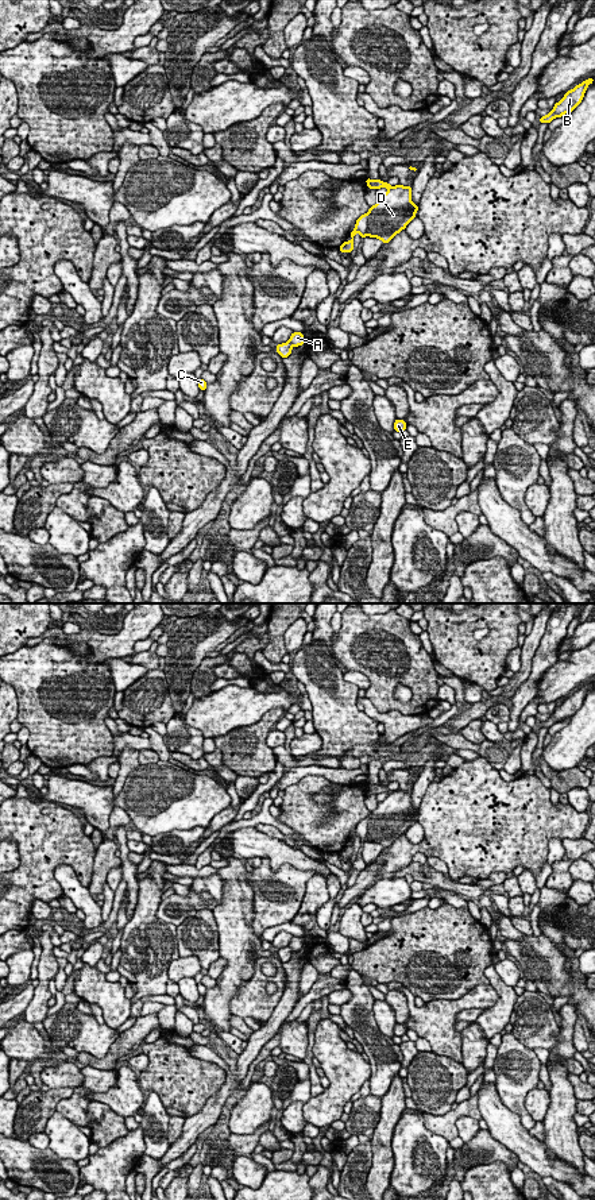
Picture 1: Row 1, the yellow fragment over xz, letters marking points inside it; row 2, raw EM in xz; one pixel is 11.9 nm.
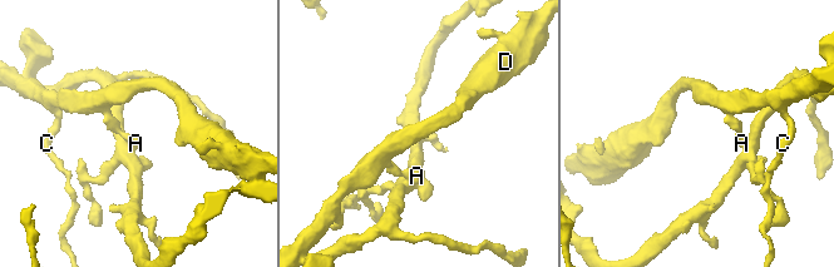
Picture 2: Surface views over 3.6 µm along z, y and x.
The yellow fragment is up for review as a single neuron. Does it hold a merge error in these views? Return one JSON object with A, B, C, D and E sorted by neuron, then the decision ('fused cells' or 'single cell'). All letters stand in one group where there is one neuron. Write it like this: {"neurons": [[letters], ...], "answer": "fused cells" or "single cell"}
{"neurons": [["A", "B", "C", "D"], ["E"]], "answer": "fused cells"}

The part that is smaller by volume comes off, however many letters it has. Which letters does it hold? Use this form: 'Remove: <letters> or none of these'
Remove: E

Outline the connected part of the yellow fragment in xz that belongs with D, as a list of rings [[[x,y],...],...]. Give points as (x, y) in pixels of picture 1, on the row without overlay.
[[[366,783],[366,787],[370,794],[387,792],[389,795],[378,803],[367,818],[356,825],[355,834],[349,837],[352,844],[340,850],[340,857],[353,856],[353,841],[356,837],[362,844],[370,841],[389,848],[416,823],[418,809],[416,810],[412,806],[412,790],[403,791],[398,788],[391,791],[389,787],[370,783]]]

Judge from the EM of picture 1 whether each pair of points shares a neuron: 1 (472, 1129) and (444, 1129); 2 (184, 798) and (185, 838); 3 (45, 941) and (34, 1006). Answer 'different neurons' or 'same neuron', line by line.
1: different neurons
2: different neurons
3: same neuron

